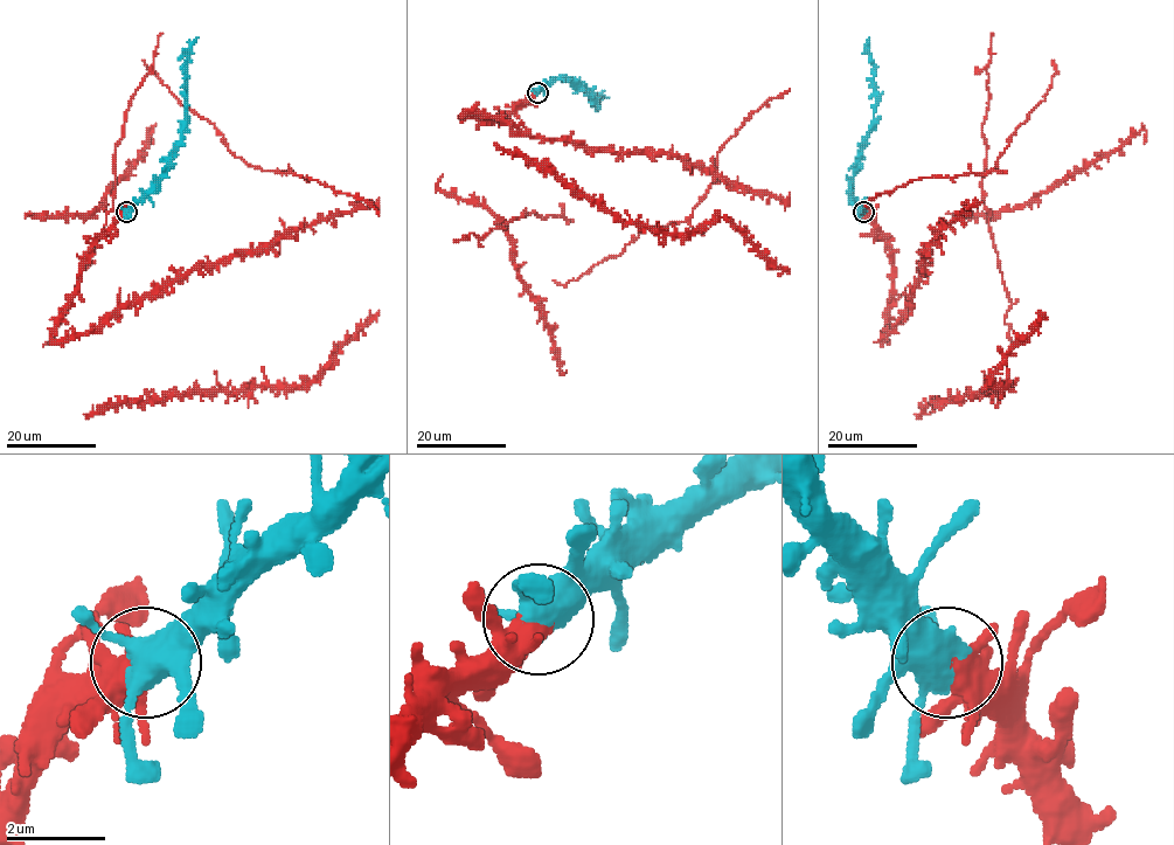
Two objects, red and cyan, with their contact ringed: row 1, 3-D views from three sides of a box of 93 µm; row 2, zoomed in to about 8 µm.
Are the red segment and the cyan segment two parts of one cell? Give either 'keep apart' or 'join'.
join

